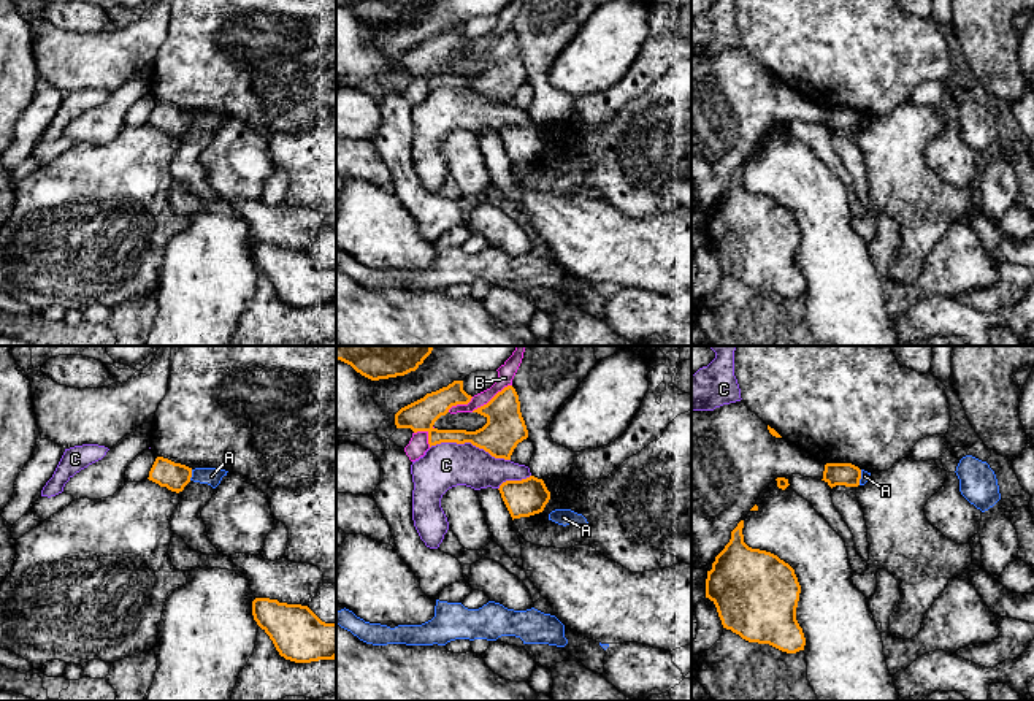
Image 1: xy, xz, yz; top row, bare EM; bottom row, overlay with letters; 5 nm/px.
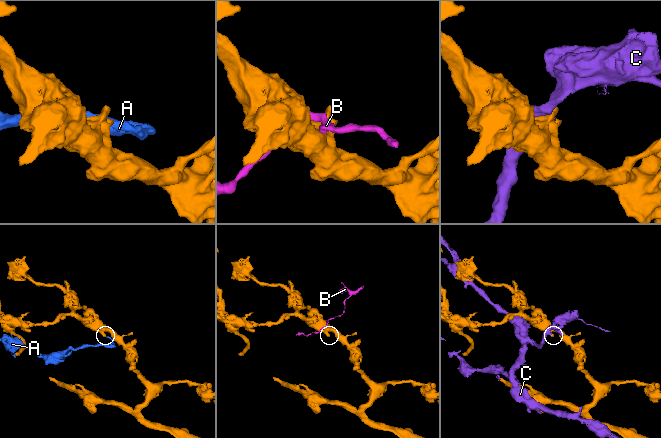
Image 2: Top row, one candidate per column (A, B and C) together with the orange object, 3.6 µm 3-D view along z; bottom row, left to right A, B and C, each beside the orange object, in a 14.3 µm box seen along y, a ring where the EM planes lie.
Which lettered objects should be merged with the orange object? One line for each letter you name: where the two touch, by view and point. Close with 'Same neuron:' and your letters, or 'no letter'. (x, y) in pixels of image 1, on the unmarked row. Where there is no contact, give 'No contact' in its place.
Same neuron: no letter

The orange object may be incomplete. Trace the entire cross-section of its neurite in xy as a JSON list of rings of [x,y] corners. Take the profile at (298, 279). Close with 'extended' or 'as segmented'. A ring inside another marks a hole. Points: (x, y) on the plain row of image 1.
[[[255,243],[252,260],[285,305],[311,308],[336,303],[336,268],[322,266],[308,251]]]; as segmented

